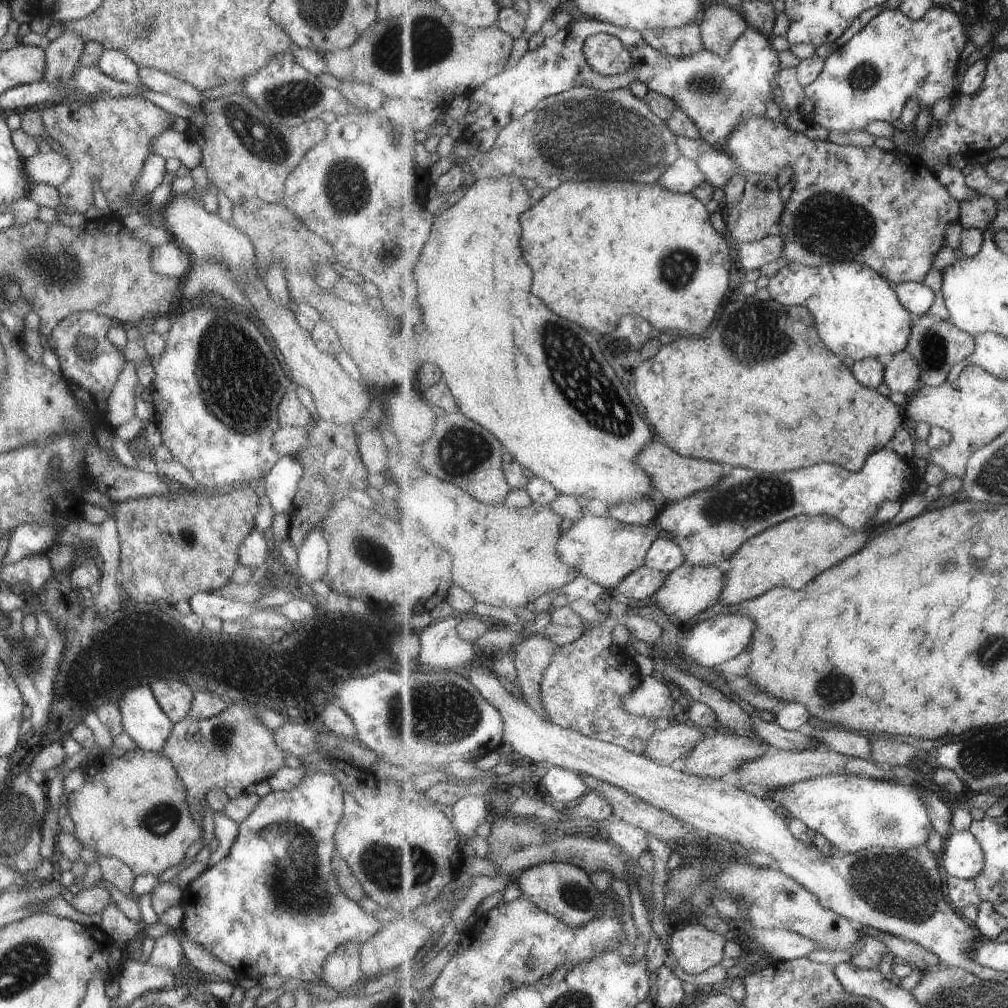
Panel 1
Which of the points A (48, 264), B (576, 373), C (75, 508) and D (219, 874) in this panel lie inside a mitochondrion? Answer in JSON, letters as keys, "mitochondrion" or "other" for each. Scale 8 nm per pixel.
{"A":"mitochondrion","B":"mitochondrion","C":"other","D":"other"}

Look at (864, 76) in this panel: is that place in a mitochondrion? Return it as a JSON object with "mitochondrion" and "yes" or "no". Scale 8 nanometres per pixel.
{"mitochondrion":"yes"}

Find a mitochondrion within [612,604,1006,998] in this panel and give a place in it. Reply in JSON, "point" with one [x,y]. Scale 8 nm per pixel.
{"point":[892,885]}

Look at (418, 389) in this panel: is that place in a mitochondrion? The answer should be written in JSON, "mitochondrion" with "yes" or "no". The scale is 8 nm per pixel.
{"mitochondrion":"no"}

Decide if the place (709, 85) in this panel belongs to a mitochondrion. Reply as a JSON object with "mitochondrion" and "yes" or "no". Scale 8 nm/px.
{"mitochondrion":"yes"}

